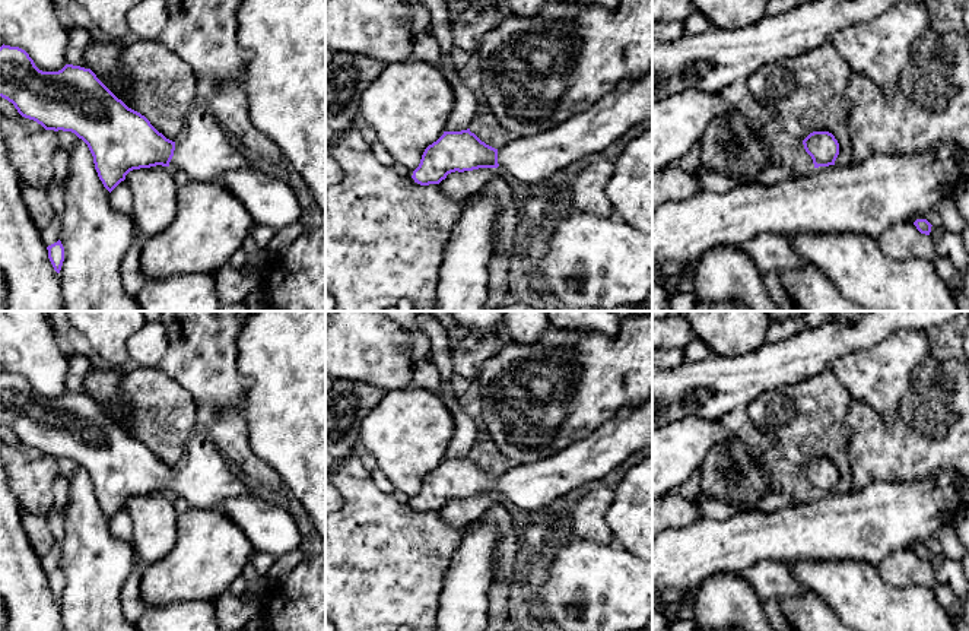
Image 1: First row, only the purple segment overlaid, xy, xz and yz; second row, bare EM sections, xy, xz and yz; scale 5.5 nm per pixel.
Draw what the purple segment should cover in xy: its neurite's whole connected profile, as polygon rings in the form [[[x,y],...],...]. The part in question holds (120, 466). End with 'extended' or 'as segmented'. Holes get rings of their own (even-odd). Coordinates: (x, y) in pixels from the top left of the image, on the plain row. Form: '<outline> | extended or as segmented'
[[[0,374],[0,424],[12,429],[22,444],[36,448],[45,457],[72,459],[82,466],[109,520],[130,498],[156,492],[182,497],[196,510],[216,510],[231,498],[252,497],[247,485],[231,472],[229,462],[204,429],[198,428],[187,443],[184,466],[172,469],[144,443],[118,427],[90,396],[66,391],[58,399],[42,399],[19,374]]] | extended

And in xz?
[[[652,394],[622,409],[610,422],[550,457],[515,464],[501,476],[467,457],[444,459],[413,498],[420,513],[439,511],[451,500],[498,495],[520,510],[540,511],[571,489],[600,481],[632,453],[652,445]]] | extended

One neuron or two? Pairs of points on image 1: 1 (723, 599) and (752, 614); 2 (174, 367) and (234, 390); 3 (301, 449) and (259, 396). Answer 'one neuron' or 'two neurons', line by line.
1: one neuron
2: one neuron
3: one neuron

